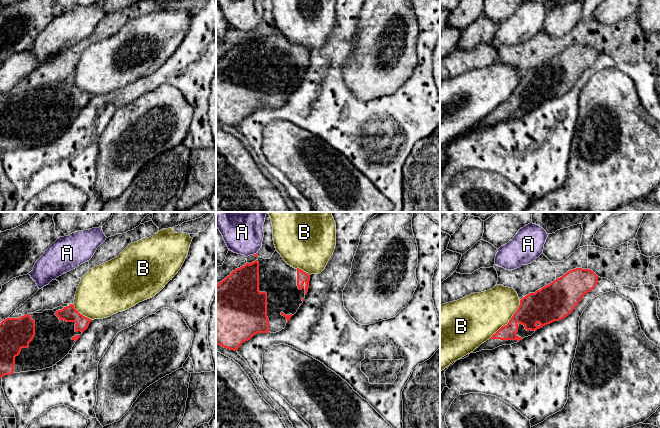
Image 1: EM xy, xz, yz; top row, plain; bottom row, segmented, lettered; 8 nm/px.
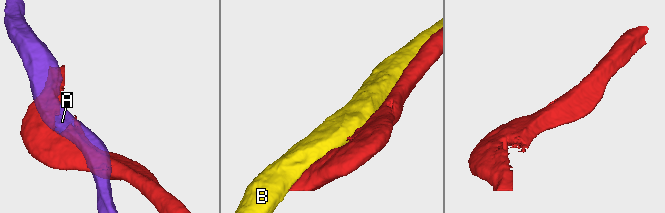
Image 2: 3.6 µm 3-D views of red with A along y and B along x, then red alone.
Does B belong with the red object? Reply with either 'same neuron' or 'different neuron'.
different neuron

